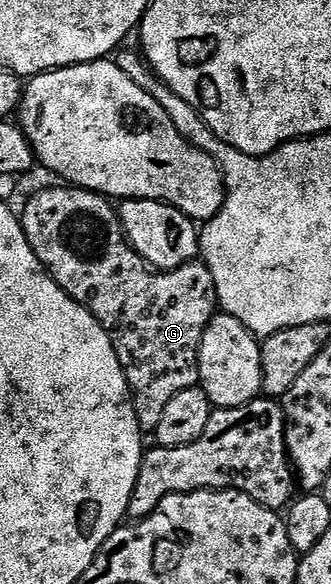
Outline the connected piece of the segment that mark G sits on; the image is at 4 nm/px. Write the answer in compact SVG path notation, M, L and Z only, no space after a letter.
M60 183L57 189L38 190L25 203L24 213L21 212L19 218L34 255L38 255L49 275L60 284L62 291L90 310L110 335L118 363L122 363L122 371L128 380L140 428L145 434L155 434L166 411L166 403L170 403L178 391L197 388L202 335L218 312L214 275L210 275L208 266L200 259L177 269L161 271L152 268L128 244L117 206L103 193Z

